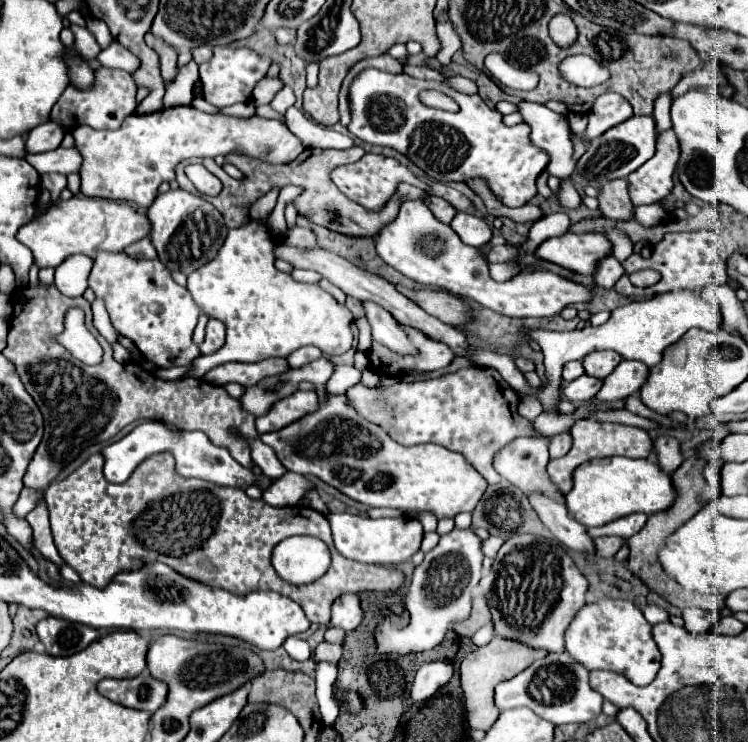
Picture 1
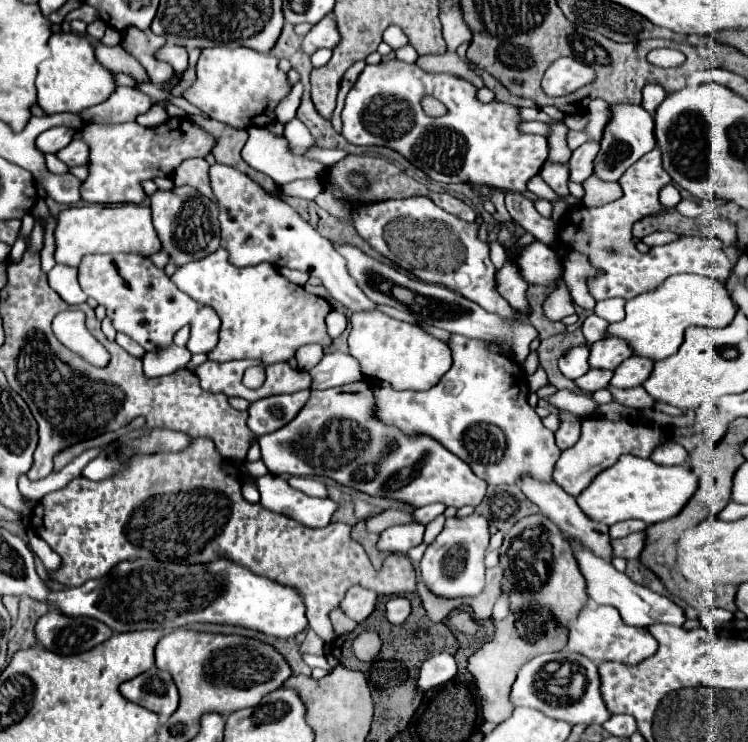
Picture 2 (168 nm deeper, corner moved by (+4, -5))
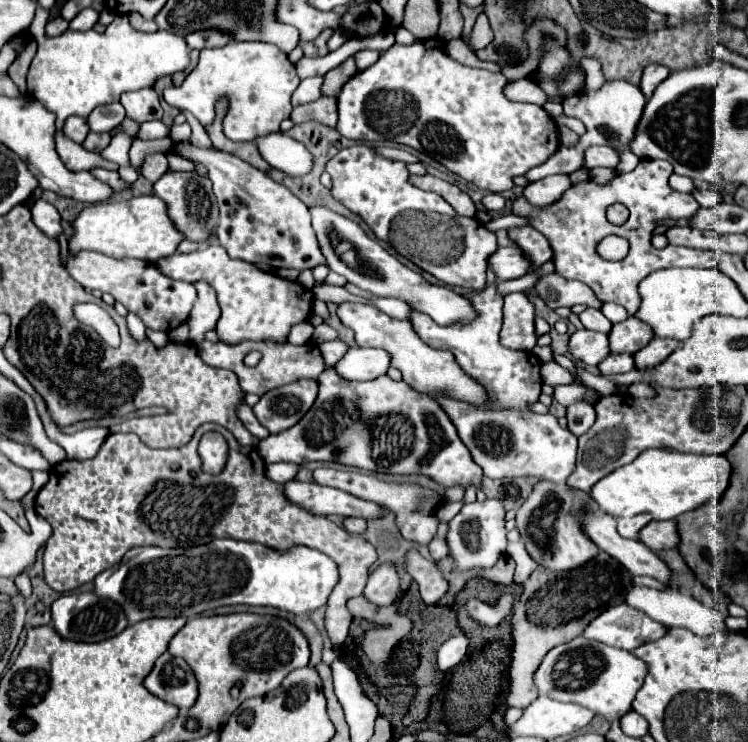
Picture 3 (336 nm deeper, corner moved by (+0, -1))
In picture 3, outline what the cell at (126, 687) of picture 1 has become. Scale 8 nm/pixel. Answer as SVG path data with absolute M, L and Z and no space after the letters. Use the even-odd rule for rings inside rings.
M165 654L159 658L143 680L143 686L163 702L177 706L181 712L187 712L197 700L197 680L183 658Z

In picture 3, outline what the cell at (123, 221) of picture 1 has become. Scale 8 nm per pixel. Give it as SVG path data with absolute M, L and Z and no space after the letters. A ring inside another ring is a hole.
M137 196L121 202L101 202L83 208L71 222L73 234L69 238L69 252L75 256L79 250L95 250L113 258L141 258L157 262L175 254L175 248L183 240L173 222L167 216L165 204L157 196Z

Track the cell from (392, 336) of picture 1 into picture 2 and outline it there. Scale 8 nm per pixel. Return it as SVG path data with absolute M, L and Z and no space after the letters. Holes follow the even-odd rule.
M213 164L209 170L213 196L219 206L221 240L229 252L229 262L233 266L255 266L269 262L277 268L293 268L317 276L323 280L327 292L343 302L351 312L355 310L375 310L375 304L355 286L355 280L347 274L343 258L335 252L331 242L323 238L309 222L305 222L297 210L293 210L285 200L265 192L247 174L231 168L227 164Z

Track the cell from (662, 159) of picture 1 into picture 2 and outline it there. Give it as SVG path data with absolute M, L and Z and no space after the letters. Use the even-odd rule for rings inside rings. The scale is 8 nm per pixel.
M651 150L621 176L619 184L623 188L623 196L619 200L599 208L577 204L577 206L571 206L561 216L557 224L559 228L557 238L563 244L569 244L571 250L585 254L591 266L595 266L597 270L603 270L601 276L587 280L589 292L597 302L605 298L615 298L615 296L629 300L637 294L653 290L665 278L673 274L681 274L681 272L709 276L719 282L727 280L727 274L731 270L731 260L725 256L723 250L715 250L707 242L699 242L699 238L683 236L677 242L671 242L667 246L651 248L647 254L641 254L631 242L633 238L631 228L639 218L645 218L647 214L659 214L665 210L665 206L659 202L659 190L667 182L671 182L671 178L661 166L661 154L659 150Z

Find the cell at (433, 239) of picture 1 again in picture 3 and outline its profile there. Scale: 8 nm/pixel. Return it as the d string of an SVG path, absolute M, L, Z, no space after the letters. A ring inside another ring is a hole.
M351 146L337 152L327 162L331 176L331 194L373 230L373 234L389 242L401 256L433 274L447 286L469 290L485 290L487 258L497 250L495 232L475 218L463 218L449 202L435 192L425 192L407 182L409 172L403 162L377 156L367 146Z

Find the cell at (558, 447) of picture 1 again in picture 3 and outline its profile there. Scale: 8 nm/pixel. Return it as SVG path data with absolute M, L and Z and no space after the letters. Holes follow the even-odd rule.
M575 402L567 406L567 430L575 436L585 434L595 422L595 410L587 402Z

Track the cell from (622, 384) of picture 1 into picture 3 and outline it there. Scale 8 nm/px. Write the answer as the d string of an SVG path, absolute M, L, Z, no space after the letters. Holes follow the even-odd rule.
M653 338L645 348L641 348L633 356L635 368L637 370L645 370L645 368L653 368L653 366L661 364L677 346L679 346L677 340L671 340L671 338Z

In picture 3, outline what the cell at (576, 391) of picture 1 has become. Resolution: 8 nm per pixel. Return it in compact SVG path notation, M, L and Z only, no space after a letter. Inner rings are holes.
M609 354L603 362L599 362L599 372L601 376L611 376L611 374L625 374L633 370L633 356L629 354Z

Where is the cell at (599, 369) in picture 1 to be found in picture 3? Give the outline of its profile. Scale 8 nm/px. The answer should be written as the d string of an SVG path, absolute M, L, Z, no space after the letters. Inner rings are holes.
M629 316L625 322L619 322L609 332L609 348L611 352L635 354L653 338L653 330L639 322L635 316Z

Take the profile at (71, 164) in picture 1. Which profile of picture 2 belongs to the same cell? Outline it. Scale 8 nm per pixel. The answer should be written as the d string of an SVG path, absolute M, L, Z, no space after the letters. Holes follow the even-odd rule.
M75 136L73 142L69 146L65 146L63 150L57 152L59 158L63 162L67 162L67 166L81 166L81 164L87 164L89 162L89 146L79 138Z

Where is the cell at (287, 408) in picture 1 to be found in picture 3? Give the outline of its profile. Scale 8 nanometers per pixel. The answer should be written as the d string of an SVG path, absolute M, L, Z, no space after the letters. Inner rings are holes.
M299 380L267 392L255 406L257 420L271 432L281 432L297 424L317 398L315 380Z

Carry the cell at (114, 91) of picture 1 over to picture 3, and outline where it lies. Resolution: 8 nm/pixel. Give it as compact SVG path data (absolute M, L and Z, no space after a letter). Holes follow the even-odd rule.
M143 88L143 90L133 90L121 96L121 104L127 112L129 118L135 118L137 122L147 122L147 120L159 120L163 110L159 104L159 96L153 88Z

